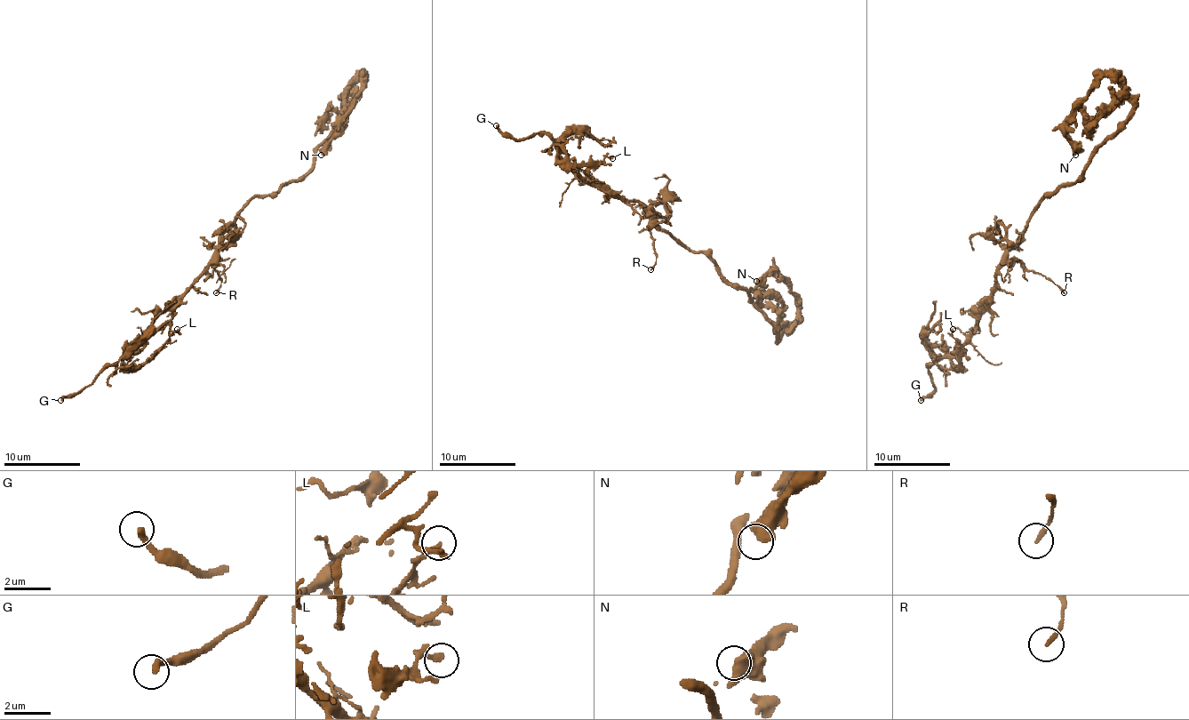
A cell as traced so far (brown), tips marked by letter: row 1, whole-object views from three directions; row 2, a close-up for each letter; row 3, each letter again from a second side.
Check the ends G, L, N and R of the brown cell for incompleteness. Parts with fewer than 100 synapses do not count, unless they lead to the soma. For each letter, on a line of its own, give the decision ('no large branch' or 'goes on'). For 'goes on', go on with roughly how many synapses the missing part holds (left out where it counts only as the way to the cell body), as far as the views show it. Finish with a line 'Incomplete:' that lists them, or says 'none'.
G: goes on
L: no large branch
N: no large branch
R: no large branch
Incomplete: G

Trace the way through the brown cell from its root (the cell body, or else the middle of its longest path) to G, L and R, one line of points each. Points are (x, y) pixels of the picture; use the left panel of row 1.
G: (252, 199), (223, 236), (219, 247), (213, 252), (213, 262), (112, 365), (108, 365), (89, 385), (60, 400)
L: (252, 199), (223, 236), (213, 252), (213, 262), (155, 322), (123, 360), (123, 365), (141, 365), (177, 329)
R: (252, 199), (223, 236), (219, 244), (216, 269), (221, 279), (221, 287), (216, 292)

